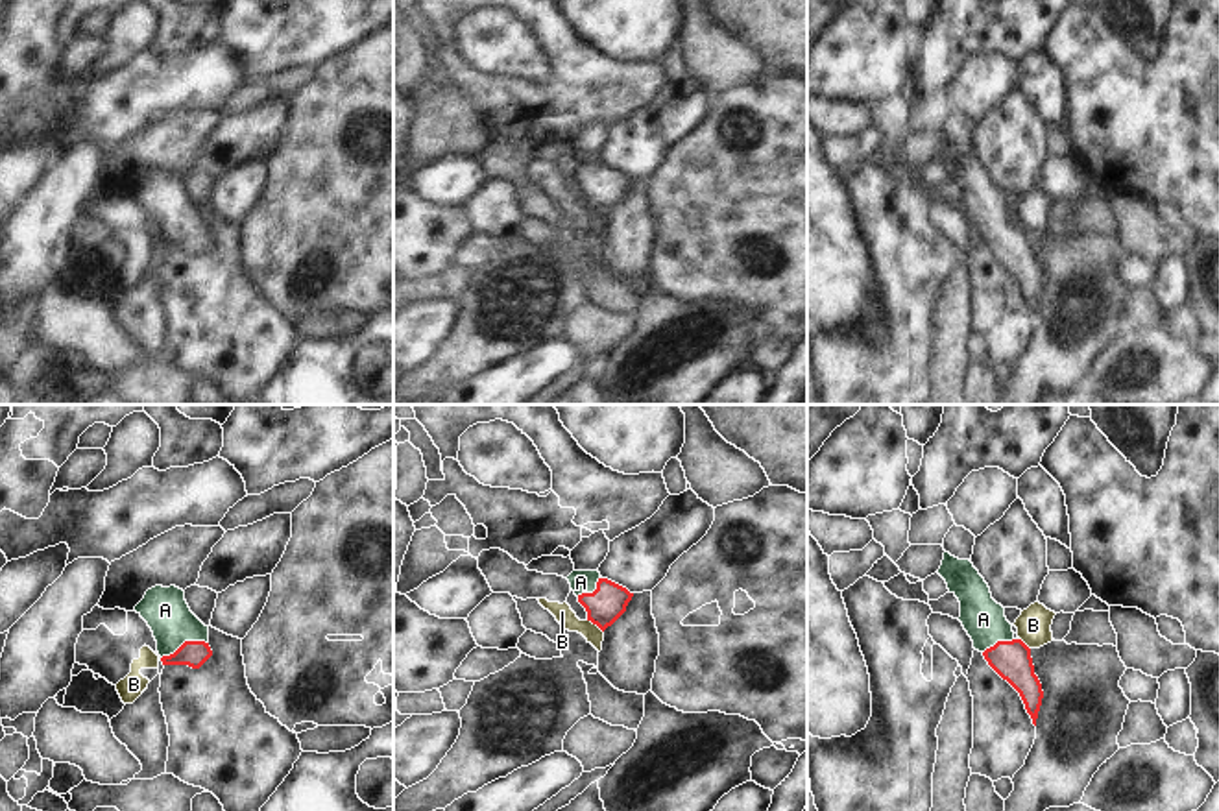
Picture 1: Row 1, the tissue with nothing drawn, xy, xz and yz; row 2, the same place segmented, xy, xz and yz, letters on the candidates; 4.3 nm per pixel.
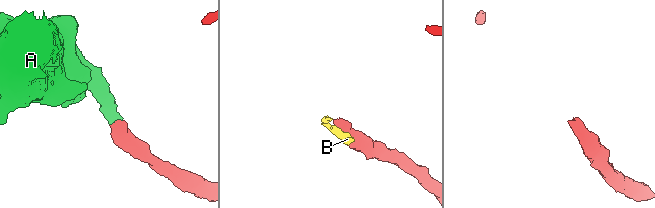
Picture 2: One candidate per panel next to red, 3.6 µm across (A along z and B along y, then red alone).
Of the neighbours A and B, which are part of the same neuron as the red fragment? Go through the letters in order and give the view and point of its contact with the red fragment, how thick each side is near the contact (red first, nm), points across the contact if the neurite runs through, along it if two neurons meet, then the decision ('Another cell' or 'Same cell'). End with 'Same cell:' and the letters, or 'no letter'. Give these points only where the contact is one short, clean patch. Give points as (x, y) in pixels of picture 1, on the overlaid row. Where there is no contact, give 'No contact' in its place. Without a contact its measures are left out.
A: Touches red at xy (185, 641). Thickness 110 nm (red) against 200 nm. Path across: xy (194, 654), (185, 641), (165, 610). Same cell
B: Touches red at xz (595, 623). Thickness 160 nm (red) against 80 nm. Boundary: xz (586, 619), (603, 632). Another cell
Same cell: A

